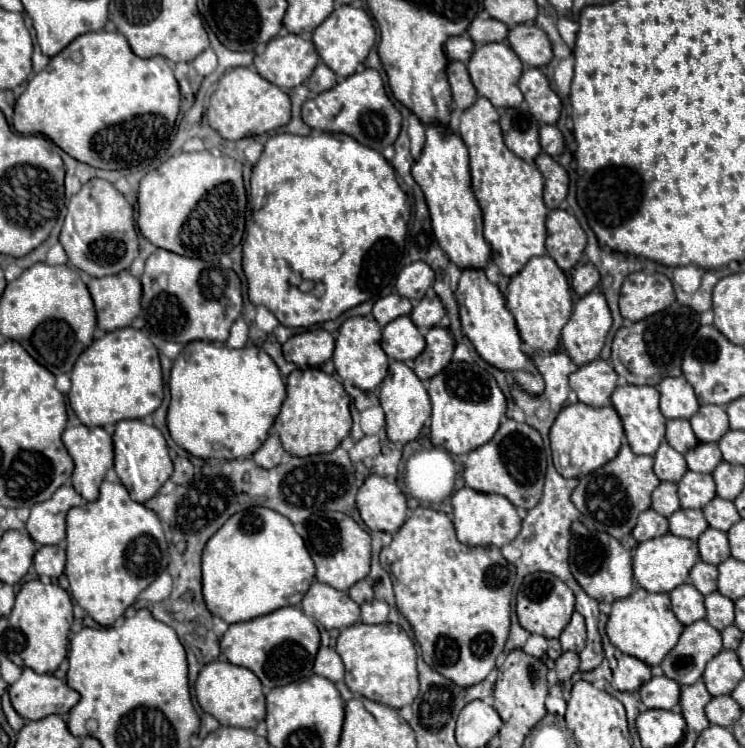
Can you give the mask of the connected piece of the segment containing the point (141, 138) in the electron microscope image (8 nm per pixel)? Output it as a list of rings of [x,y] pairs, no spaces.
[[[109,15],[101,31],[79,35],[59,55],[51,57],[49,65],[27,83],[27,89],[15,103],[13,125],[23,135],[41,133],[49,137],[67,155],[81,163],[101,169],[125,169],[153,159],[161,149],[167,147],[177,113],[179,85],[173,77],[169,61],[165,57],[137,57]]]

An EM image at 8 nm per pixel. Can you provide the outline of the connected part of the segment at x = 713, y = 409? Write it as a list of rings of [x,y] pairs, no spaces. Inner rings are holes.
[[[701,405],[689,421],[697,439],[705,443],[715,443],[725,435],[725,431],[729,431],[727,413],[719,405]]]

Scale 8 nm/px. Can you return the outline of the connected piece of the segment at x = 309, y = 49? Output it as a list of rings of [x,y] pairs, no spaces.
[[[299,35],[275,37],[267,47],[255,55],[255,67],[261,77],[277,87],[291,89],[301,85],[319,63],[319,53],[311,41]]]

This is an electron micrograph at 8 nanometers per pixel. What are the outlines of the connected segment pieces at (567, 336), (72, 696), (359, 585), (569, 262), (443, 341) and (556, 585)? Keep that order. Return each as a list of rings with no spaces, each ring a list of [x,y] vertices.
[[[595,289],[577,301],[561,331],[563,349],[575,365],[585,365],[599,355],[611,323],[611,313],[601,291]]]
[[[25,667],[21,677],[9,687],[15,711],[25,719],[43,719],[47,715],[67,715],[79,701],[79,693],[55,675],[39,675]]]
[[[357,581],[347,593],[349,593],[349,597],[351,597],[355,603],[359,603],[359,605],[373,599],[373,587],[369,587],[367,581]]]
[[[563,209],[549,211],[545,249],[563,271],[573,269],[573,265],[577,263],[585,249],[585,243],[587,243],[585,231],[571,213]]]
[[[431,327],[429,333],[425,335],[427,347],[423,349],[421,355],[415,357],[415,367],[413,371],[417,373],[419,379],[429,379],[443,371],[453,355],[455,341],[451,339],[449,331],[443,327]]]
[[[539,571],[539,573],[527,575],[517,591],[515,609],[517,609],[517,617],[519,617],[521,627],[525,627],[529,633],[537,633],[547,639],[561,635],[561,631],[567,627],[567,623],[573,615],[573,607],[575,607],[573,591],[551,573]]]

